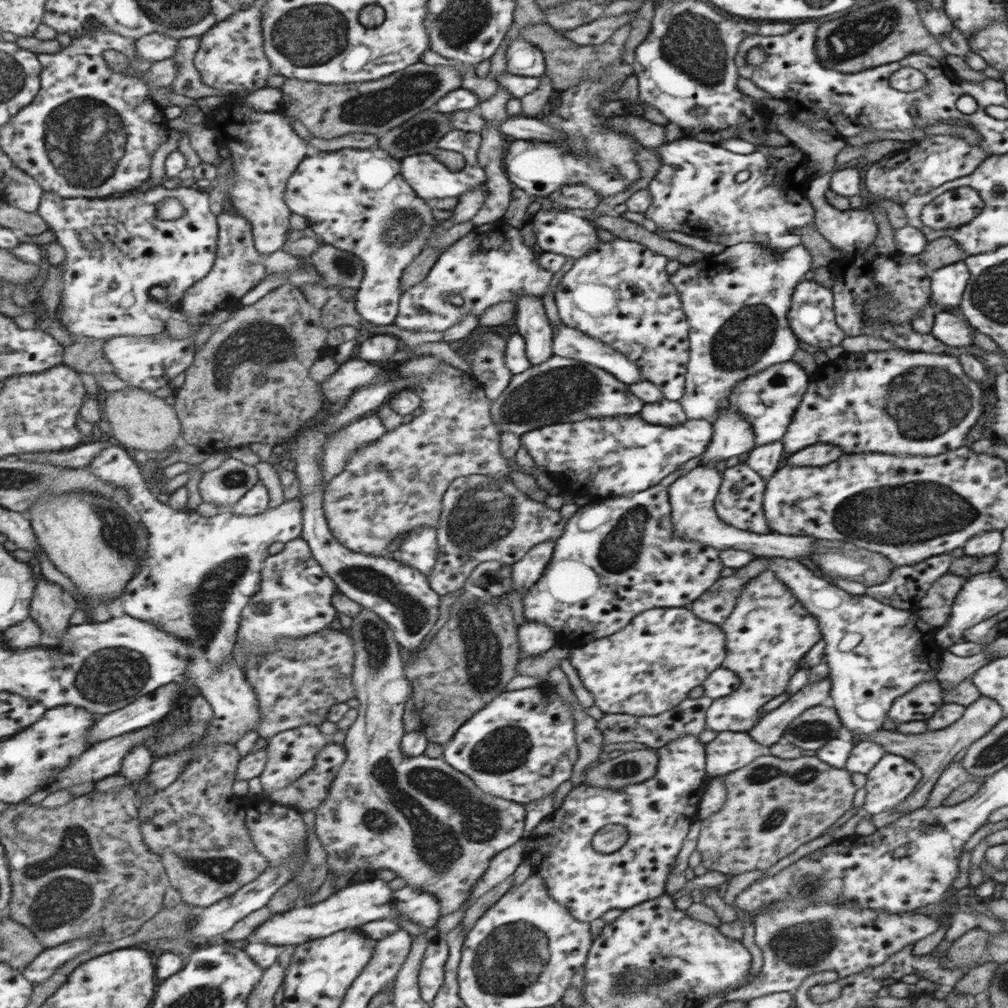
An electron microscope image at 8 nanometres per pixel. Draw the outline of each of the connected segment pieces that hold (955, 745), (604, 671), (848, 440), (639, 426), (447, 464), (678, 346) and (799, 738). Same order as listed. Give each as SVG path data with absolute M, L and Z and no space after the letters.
M982 696L977 700L976 703L965 706L965 714L962 715L961 718L950 727L933 731L928 730L920 734L904 734L896 730L883 729L876 732L870 732L869 735L865 736L854 736L854 734L850 732L852 735L852 740L874 741L874 743L880 743L880 745L886 749L886 753L906 757L909 761L912 761L916 766L920 767L923 774L920 786L918 786L913 795L911 795L905 803L901 804L902 809L906 811L901 811L901 808L897 807L894 808L894 811L879 812L878 814L872 815L872 822L874 826L876 826L877 829L882 828L892 823L892 821L896 821L900 815L908 813L908 810L924 807L926 802L928 802L931 798L931 791L934 789L934 784L936 784L936 781L938 778L940 778L940 775L943 773L944 769L950 764L952 758L954 758L954 756L956 756L956 754L958 754L962 748L968 748L972 743L975 743L978 739L982 738L982 736L984 736L987 732L990 732L990 730L992 730L992 728L994 728L994 726L996 726L996 724L1002 720L1003 716L1004 712L1002 710L1002 706L998 704L997 700L988 698L988 696Z
M690 607L653 608L641 612L634 624L621 631L569 652L569 662L577 670L584 688L592 693L594 704L604 712L626 713L636 716L658 716L678 706L684 700L704 697L702 683L722 666L726 656L726 632L717 624L704 621Z
M904 349L844 352L840 357L820 365L813 373L810 392L805 392L806 400L801 400L802 408L797 408L798 416L794 416L794 424L789 424L790 432L785 432L785 452L798 452L816 443L834 444L848 454L886 452L934 456L947 450L956 451L964 446L968 430L982 414L982 390L976 381L962 372L960 363L956 356Z
M638 415L614 416L578 422L553 424L520 435L520 446L524 445L535 464L545 466L555 479L562 494L606 498L630 496L656 486L663 478L677 471L690 458L704 454L713 440L714 424L707 419L690 419L678 426L650 424Z
M446 362L432 378L424 378L413 389L423 396L426 409L409 423L387 431L382 438L361 448L346 471L337 474L326 486L324 510L334 535L351 550L366 555L390 556L388 546L406 532L418 528L436 529L441 523L445 492L461 476L486 475L511 480L508 459L500 450L500 429L492 417L492 404L481 384L470 373Z
M614 239L601 241L586 256L578 258L569 272L564 274L555 292L555 303L562 323L620 351L636 361L644 380L653 382L664 398L679 401L685 392L685 374L689 364L689 322L684 312L681 294L664 286L670 282L666 274L668 258L649 249L638 241Z
M816 705L796 716L782 732L779 742L790 743L804 750L818 750L838 738L842 726L837 709Z

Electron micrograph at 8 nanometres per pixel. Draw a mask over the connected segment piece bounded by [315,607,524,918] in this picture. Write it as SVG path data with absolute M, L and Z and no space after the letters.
M362 607L358 618L353 619L349 632L357 646L354 684L360 702L358 720L348 731L345 742L348 761L342 767L329 799L316 812L316 832L331 854L330 867L339 875L336 878L338 891L368 881L370 874L386 868L406 879L406 886L434 893L440 901L439 918L442 918L462 910L493 859L518 843L518 838L524 834L524 805L483 792L473 777L458 772L443 757L411 757L402 752L405 736L402 714L413 684L404 678L398 640L389 624L366 607Z

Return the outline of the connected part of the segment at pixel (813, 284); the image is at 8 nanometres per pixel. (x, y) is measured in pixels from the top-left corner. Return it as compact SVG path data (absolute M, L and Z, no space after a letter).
M802 280L794 288L792 306L790 307L787 318L792 332L798 336L798 340L816 346L821 350L826 350L832 348L832 346L840 345L840 342L847 337L846 331L836 323L832 291L820 285L817 281Z

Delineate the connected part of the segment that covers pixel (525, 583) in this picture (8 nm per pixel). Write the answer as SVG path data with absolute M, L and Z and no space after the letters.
M548 540L534 547L521 560L518 560L513 565L514 589L512 591L521 591L525 595L536 585L544 575L545 568L552 562L556 547L554 540Z

